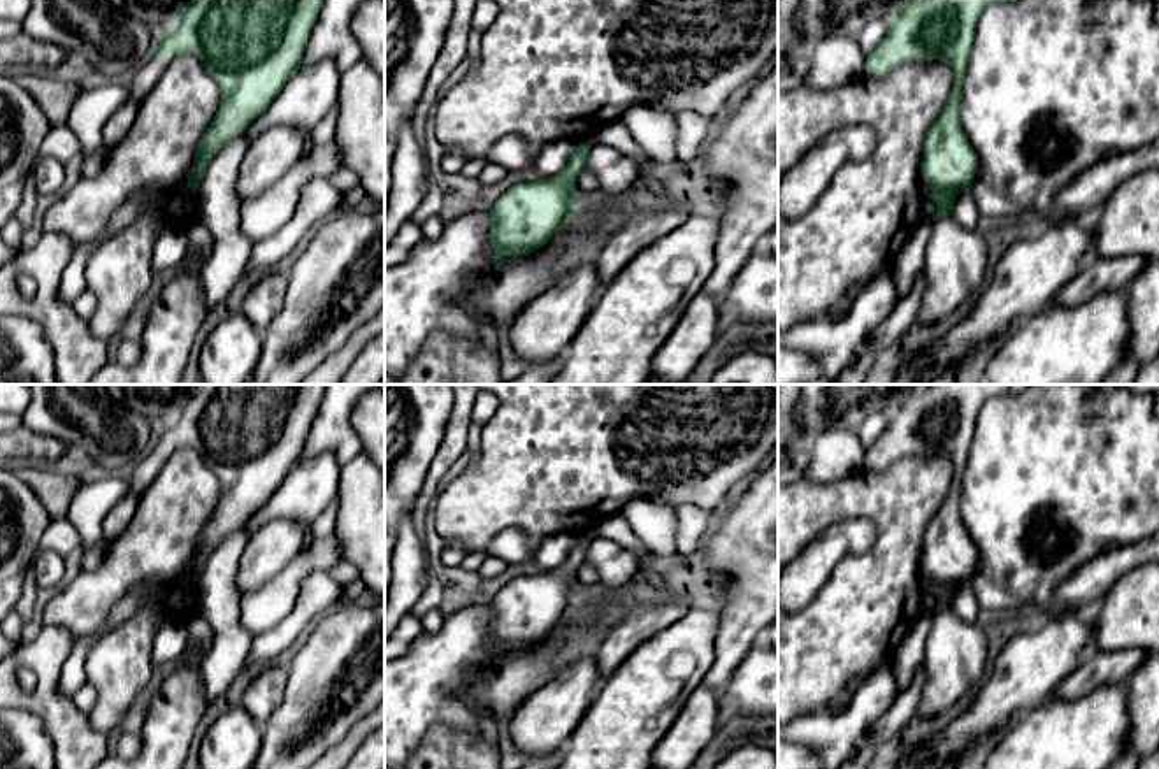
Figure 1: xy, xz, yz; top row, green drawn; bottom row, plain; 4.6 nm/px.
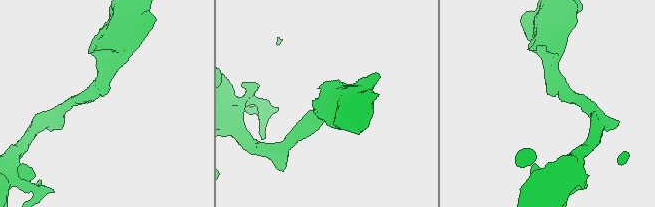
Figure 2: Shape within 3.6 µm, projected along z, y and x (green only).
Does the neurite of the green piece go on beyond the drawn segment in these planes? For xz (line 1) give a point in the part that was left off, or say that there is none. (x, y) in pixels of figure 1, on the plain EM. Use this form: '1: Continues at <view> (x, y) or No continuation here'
1: No continuation here

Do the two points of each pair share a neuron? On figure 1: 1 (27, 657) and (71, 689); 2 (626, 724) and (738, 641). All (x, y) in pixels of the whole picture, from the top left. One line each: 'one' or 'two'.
1: two
2: two

